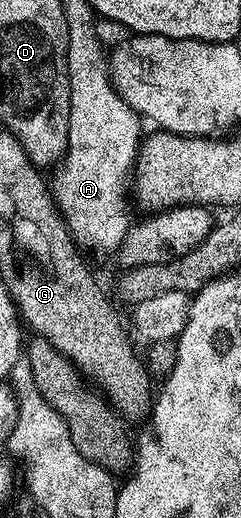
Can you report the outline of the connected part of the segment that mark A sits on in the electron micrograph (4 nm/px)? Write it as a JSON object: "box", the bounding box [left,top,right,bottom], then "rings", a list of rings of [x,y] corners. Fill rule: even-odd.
{"box":[53,23,140,254],"rings":[[[71,23],[66,61],[70,75],[70,121],[66,155],[71,160],[65,166],[65,178],[57,175],[53,177],[54,200],[66,219],[65,227],[75,241],[114,254],[132,227],[132,219],[126,214],[124,206],[124,192],[126,190],[127,193],[128,175],[140,146],[140,117],[110,83],[104,52],[102,56],[98,49],[98,36],[88,25]]]}

